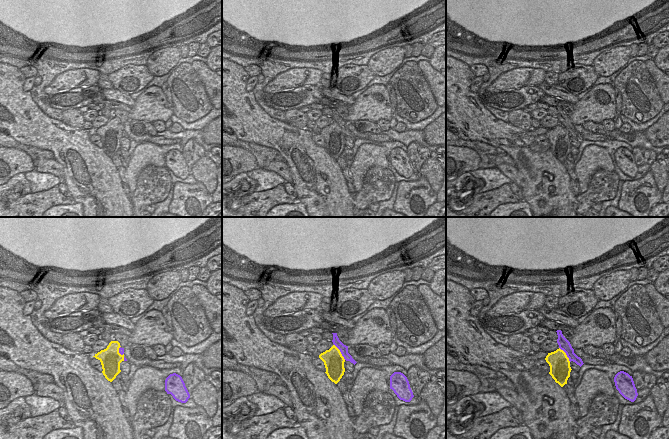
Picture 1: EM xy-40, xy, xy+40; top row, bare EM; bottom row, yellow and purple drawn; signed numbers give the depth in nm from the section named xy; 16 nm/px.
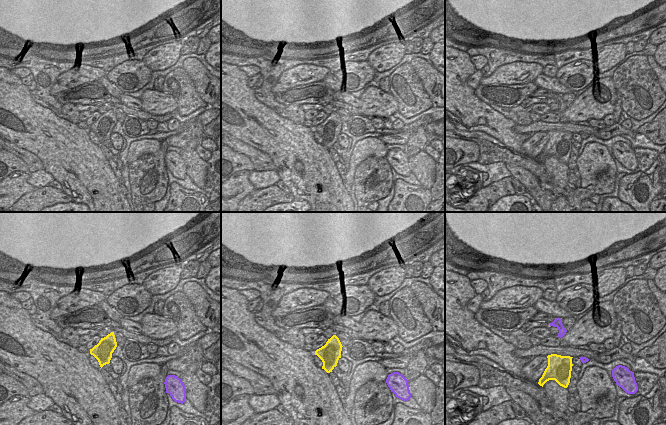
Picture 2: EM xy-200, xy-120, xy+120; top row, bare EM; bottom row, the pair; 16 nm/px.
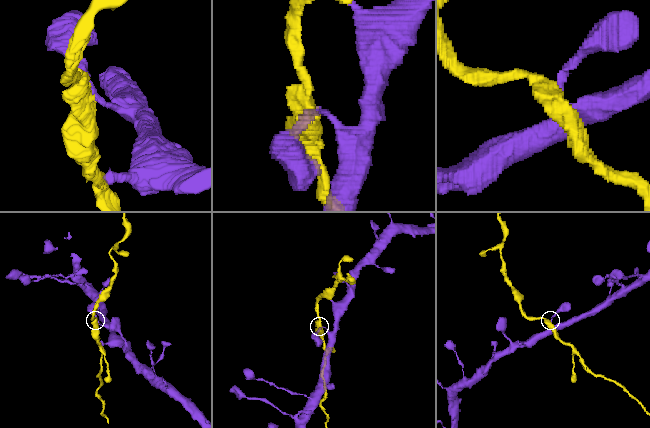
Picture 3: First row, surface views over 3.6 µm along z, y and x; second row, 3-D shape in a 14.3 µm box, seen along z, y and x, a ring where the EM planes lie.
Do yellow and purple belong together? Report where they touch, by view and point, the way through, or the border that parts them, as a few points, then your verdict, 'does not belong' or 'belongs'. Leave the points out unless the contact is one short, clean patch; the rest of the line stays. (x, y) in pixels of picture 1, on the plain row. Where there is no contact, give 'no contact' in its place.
xy (340, 128) | along xy (334, 120), (345, 135) | does not belong

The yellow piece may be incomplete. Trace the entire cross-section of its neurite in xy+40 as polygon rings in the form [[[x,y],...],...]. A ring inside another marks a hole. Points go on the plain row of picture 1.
[[[559,124],[554,128],[548,129],[545,136],[550,142],[549,150],[555,158],[561,163],[567,160],[572,145],[566,129]]]

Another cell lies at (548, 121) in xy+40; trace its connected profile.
[[[547,115],[542,120],[540,120],[540,126],[543,128],[551,129],[556,127],[557,125],[559,125],[557,117]]]

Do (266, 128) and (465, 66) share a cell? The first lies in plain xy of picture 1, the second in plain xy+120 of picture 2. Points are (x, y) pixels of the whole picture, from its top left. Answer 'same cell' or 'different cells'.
same cell

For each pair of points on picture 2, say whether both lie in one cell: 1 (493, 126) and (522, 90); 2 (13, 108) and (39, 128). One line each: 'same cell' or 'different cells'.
1: different cells
2: same cell

